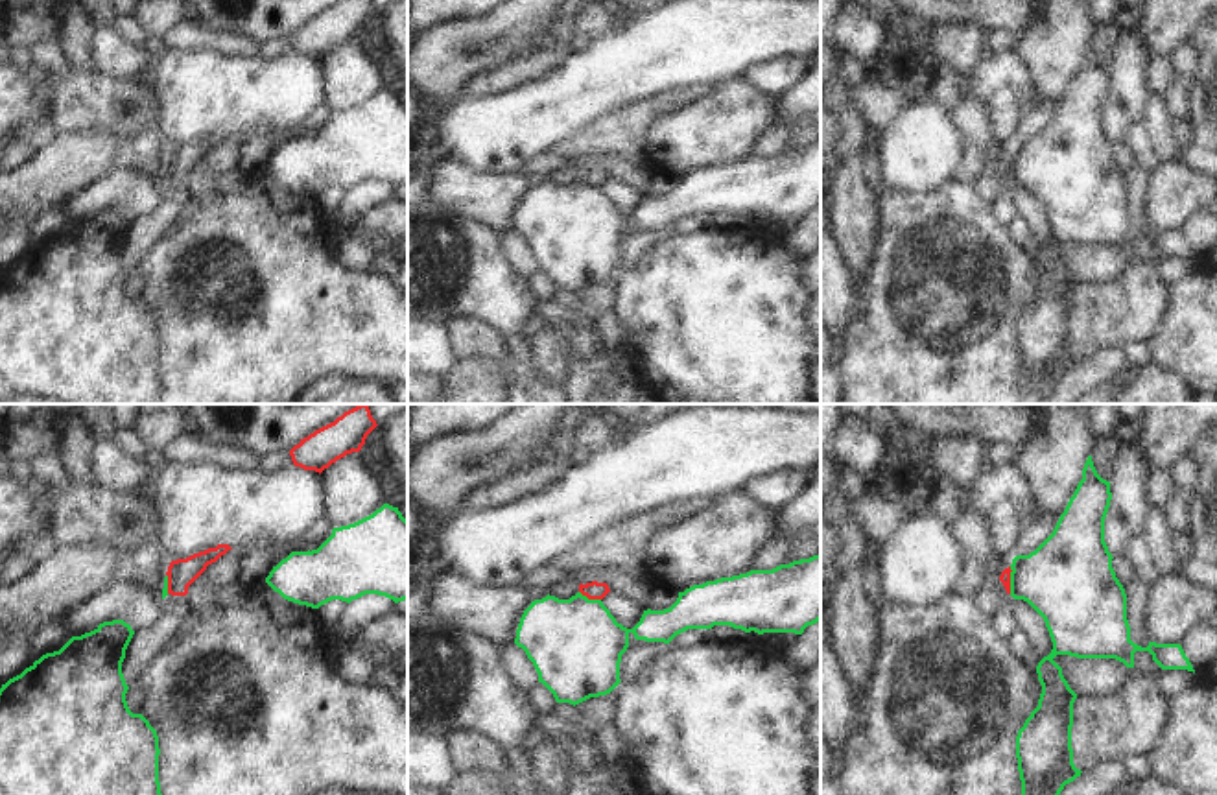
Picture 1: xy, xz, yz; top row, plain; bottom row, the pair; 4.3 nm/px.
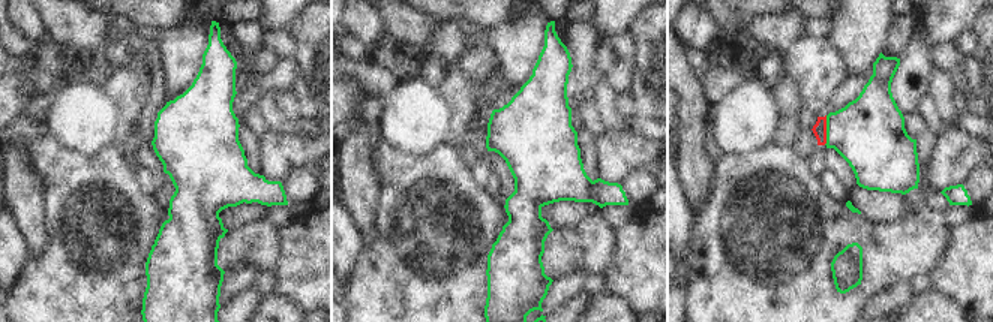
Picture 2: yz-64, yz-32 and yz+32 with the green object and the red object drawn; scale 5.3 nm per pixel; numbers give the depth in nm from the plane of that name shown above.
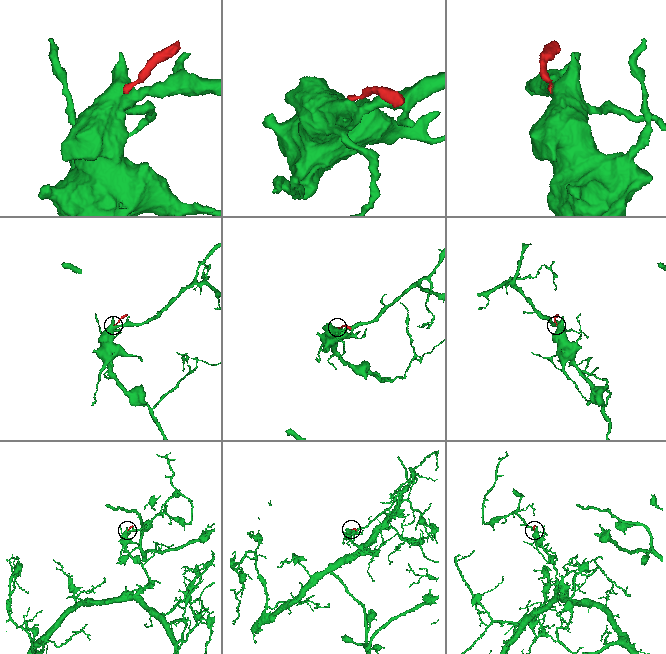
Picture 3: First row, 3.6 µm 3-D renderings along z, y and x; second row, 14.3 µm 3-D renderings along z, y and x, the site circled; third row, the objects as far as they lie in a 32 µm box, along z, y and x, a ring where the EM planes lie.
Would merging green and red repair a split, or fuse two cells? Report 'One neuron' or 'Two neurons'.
Two neurons.

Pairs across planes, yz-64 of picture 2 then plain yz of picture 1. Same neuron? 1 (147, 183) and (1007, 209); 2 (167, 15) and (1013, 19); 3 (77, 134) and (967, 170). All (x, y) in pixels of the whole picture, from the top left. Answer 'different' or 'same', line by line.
1: same
2: same
3: different

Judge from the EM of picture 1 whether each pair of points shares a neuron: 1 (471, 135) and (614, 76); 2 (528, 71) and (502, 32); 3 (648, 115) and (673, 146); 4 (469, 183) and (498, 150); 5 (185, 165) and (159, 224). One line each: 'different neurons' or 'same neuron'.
1: same neuron
2: different neurons
3: different neurons
4: different neurons
5: same neuron

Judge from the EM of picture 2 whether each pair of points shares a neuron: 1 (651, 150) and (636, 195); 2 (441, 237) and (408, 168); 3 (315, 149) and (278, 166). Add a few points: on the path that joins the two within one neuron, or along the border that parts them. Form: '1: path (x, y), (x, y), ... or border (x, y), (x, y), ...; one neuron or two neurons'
1: border (644, 168), (632, 168), (620, 183); two neurons
2: path (435, 220), (425, 196), (413, 184); one neuron
3: path (306, 149), (293, 152), (287, 158); one neuron

